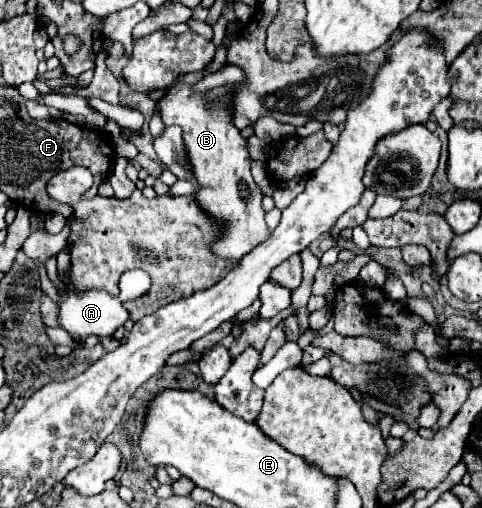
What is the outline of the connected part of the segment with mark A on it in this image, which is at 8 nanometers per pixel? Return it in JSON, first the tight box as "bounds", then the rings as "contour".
{"bounds":[58,279,128,349],"contour":[[[60,279],[64,283],[64,293],[58,291],[60,305],[58,305],[58,323],[64,331],[70,333],[70,337],[76,343],[76,349],[84,347],[84,339],[88,335],[98,335],[98,337],[112,337],[118,327],[122,327],[128,321],[128,311],[124,309],[122,301],[118,297],[112,297],[106,291],[100,289],[86,289],[78,291],[72,287],[70,279]]]}

